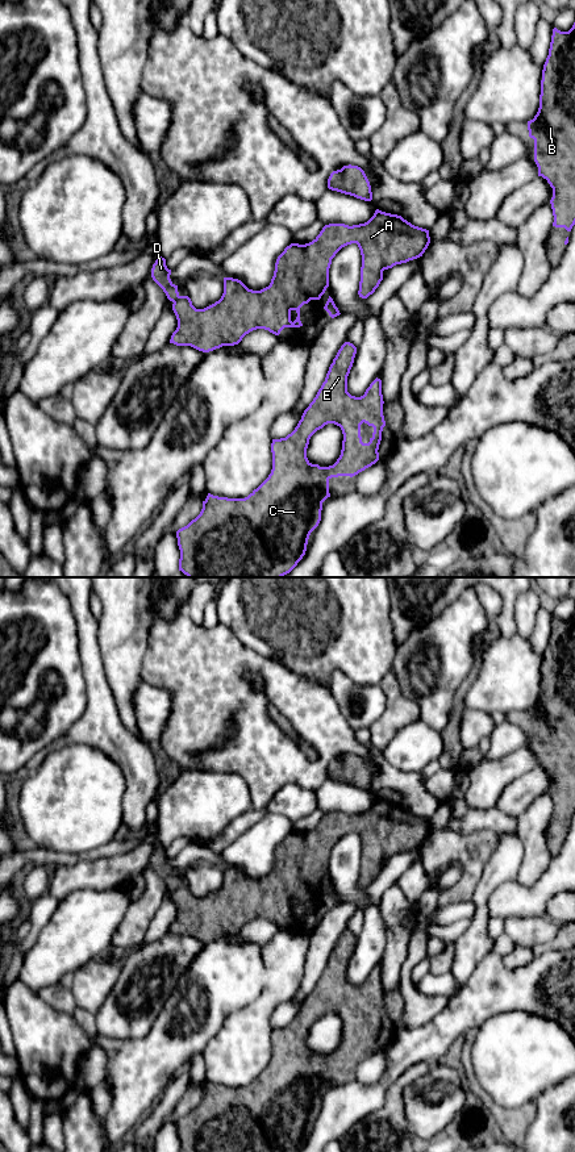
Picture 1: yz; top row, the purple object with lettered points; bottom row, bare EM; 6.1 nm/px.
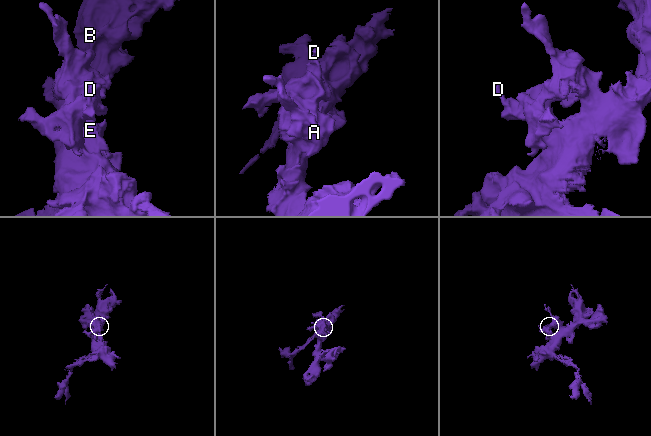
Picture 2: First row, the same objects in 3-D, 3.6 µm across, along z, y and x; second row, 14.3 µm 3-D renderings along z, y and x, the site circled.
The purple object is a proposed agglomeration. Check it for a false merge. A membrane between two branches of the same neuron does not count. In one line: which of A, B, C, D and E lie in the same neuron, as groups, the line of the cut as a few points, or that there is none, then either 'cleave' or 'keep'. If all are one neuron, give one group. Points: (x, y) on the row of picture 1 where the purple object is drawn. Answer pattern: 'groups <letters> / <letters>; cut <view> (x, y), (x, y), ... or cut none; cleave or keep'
groups A B C D E; cut none; keep

